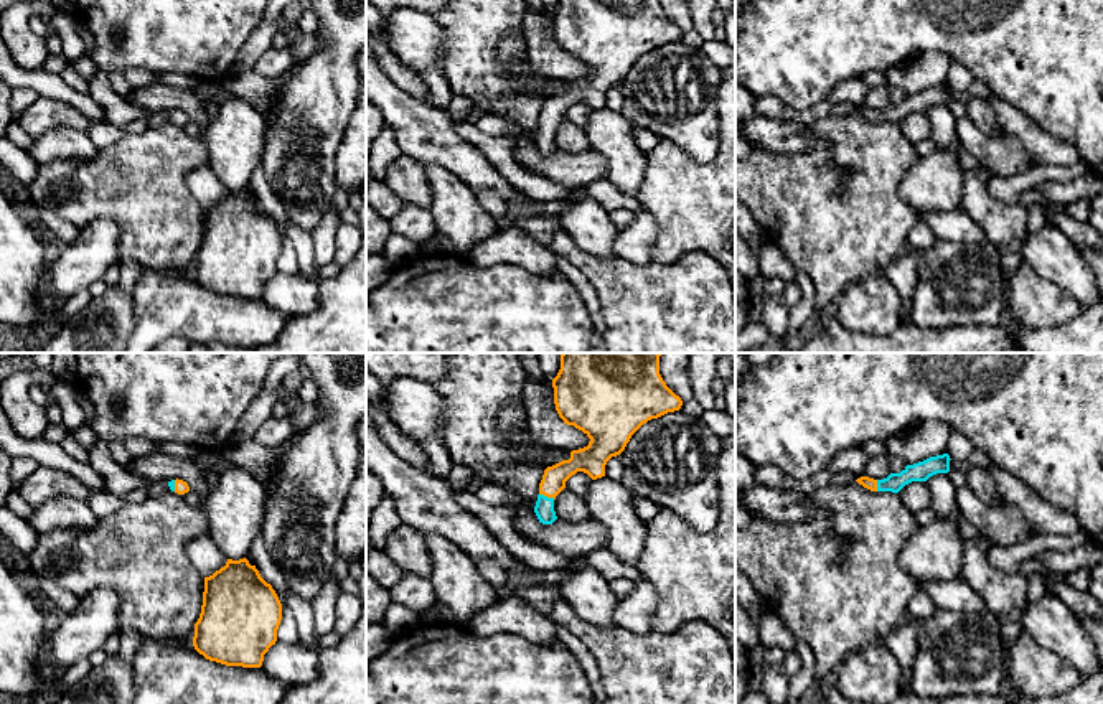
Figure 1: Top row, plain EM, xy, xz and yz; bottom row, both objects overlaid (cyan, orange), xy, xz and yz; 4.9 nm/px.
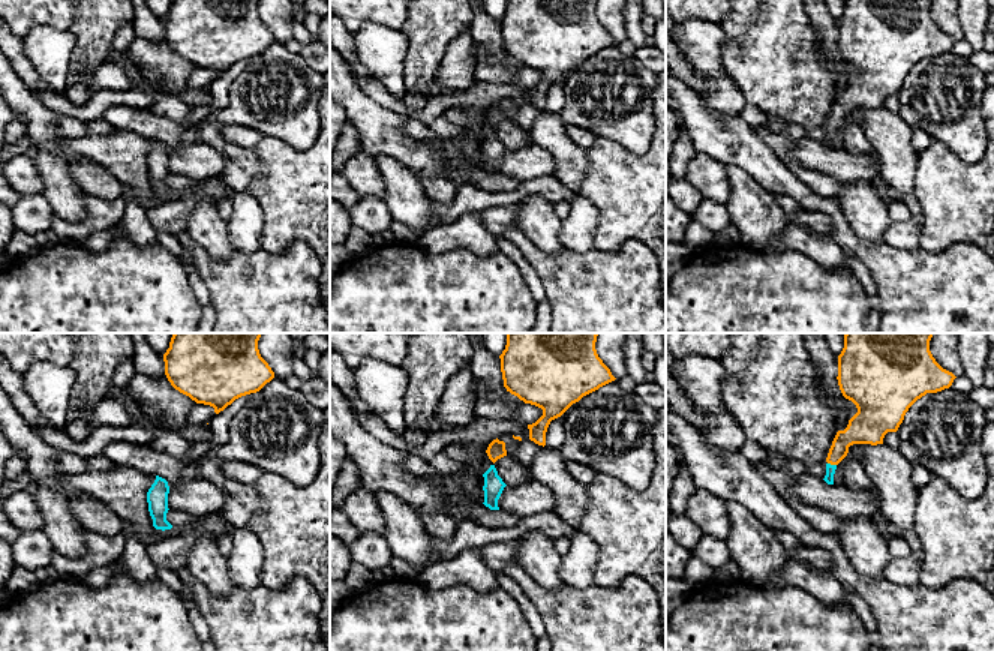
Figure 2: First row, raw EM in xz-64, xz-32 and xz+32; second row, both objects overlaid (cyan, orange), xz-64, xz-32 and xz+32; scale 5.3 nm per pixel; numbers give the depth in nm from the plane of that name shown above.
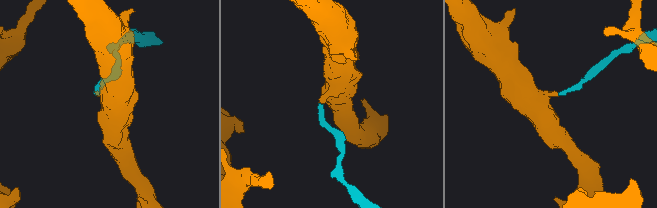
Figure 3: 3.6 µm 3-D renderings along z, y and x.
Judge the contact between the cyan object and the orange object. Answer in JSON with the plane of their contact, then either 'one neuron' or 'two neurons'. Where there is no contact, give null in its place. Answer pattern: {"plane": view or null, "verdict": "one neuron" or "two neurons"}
{"plane": "xz", "verdict": "one neuron"}

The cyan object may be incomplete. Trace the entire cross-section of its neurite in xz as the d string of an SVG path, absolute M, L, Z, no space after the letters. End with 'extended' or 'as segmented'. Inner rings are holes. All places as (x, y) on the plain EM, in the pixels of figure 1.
M559 0L552 10L552 18L559 48L564 54L582 61L590 73L584 79L572 81L569 91L544 101L534 137L534 143L542 155L552 155L557 150L554 130L572 106L584 102L592 110L605 107L607 92L625 81L631 66L643 54L679 41L683 36L681 28L663 12L659 0Z; extended

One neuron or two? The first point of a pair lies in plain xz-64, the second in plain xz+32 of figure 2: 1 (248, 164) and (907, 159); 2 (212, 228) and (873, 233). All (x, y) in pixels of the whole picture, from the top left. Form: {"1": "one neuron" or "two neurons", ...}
{"1": "one neuron", "2": "one neuron"}

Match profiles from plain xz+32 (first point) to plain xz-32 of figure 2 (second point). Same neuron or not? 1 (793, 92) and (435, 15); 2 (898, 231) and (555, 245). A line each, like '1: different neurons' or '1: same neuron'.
1: same neuron
2: different neurons

